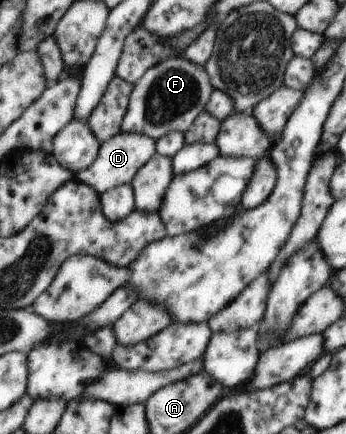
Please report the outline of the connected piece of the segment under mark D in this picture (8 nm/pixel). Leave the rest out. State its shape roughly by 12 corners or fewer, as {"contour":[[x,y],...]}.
{"contour":[[117,132],[75,180],[98,194],[129,183],[156,152],[145,134]]}

